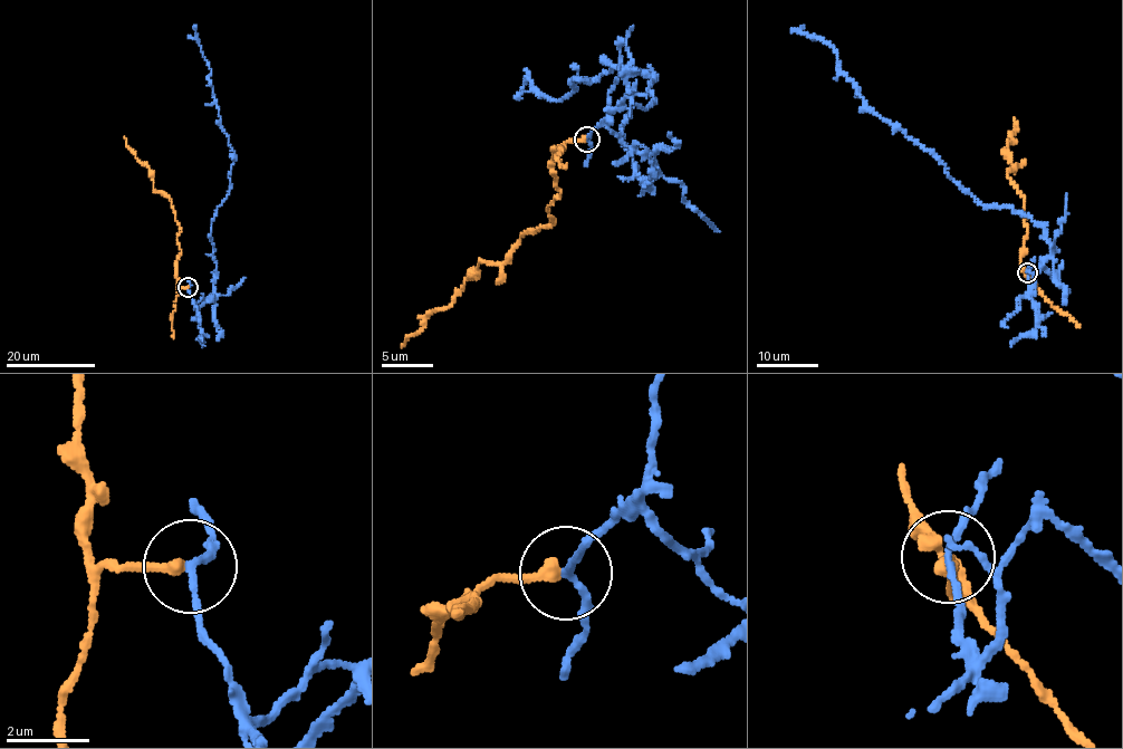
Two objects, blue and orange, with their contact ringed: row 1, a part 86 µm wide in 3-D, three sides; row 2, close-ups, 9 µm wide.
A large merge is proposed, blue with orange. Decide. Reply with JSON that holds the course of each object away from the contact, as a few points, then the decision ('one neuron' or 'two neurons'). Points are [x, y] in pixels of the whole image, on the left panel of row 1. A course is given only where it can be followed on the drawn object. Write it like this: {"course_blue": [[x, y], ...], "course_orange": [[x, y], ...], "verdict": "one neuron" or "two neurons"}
{"course_blue": [[189, 288], [194, 303], [216, 299], [210, 236], [231, 185], [233, 153], [192, 26]], "course_orange": [[188, 288], [178, 287], [181, 227], [170, 195], [154, 191], [149, 165], [137, 160], [124, 136]], "verdict": "two neurons"}

